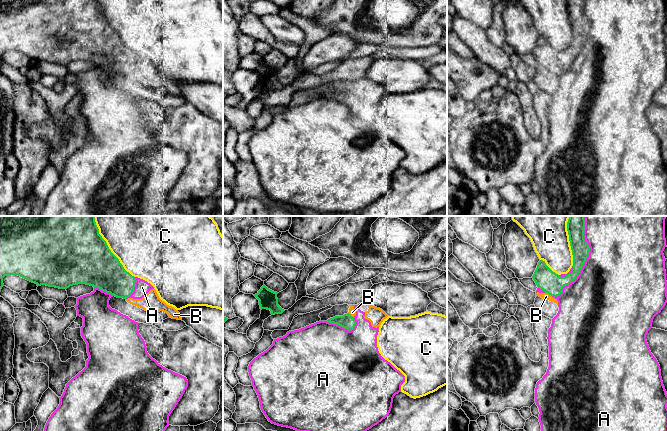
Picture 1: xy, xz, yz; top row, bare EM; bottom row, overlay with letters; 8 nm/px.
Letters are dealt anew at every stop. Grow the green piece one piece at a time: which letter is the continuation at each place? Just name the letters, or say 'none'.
none

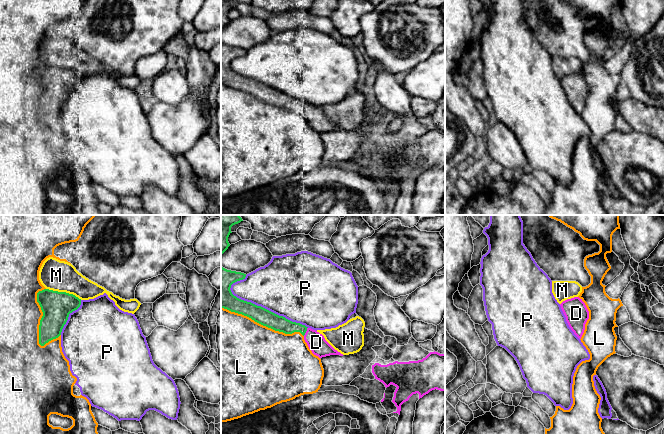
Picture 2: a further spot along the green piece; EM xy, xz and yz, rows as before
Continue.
D

